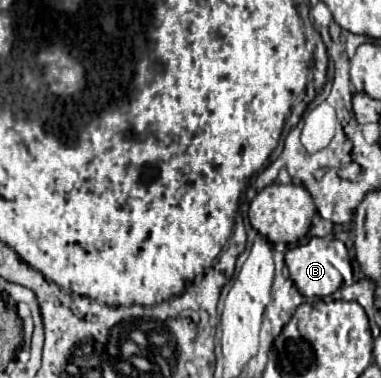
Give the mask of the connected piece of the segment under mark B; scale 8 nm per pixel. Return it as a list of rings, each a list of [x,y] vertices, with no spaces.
[[[333,235],[324,238],[313,237],[303,245],[291,247],[285,253],[285,265],[289,269],[291,281],[297,285],[303,297],[327,297],[327,295],[333,295],[341,285],[350,285],[354,282],[348,250],[345,244]]]

